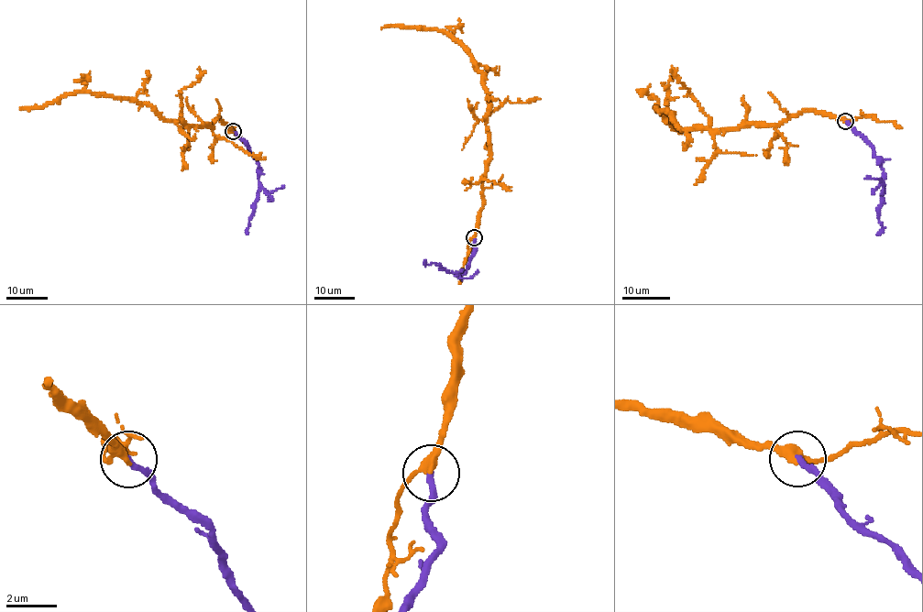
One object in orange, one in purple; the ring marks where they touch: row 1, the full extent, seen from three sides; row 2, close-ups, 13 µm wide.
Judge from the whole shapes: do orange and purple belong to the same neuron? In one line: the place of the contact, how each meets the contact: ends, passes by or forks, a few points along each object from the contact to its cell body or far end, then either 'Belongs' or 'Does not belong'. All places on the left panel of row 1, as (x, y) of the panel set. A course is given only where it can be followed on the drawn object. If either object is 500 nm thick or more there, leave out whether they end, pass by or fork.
Place: (233, 131). At the ring orange passes by. At the ring purple ends. Course of orange: (234, 131), (216, 117), (212, 126), (184, 125), (163, 118), (143, 103), (81, 91), (39, 106), (21, 109). Course of purple: (234, 131), (247, 143), (258, 166), (259, 191), (247, 234). Belongs

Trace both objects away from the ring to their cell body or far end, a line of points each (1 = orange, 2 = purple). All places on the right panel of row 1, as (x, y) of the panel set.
1: (845, 121), (802, 111), (773, 125), (683, 130), (672, 113), (661, 113), (656, 107), (674, 128), (688, 131)
2: (845, 121), (872, 147), (883, 169), (884, 193), (878, 208), (879, 223), (884, 229), (876, 235)

